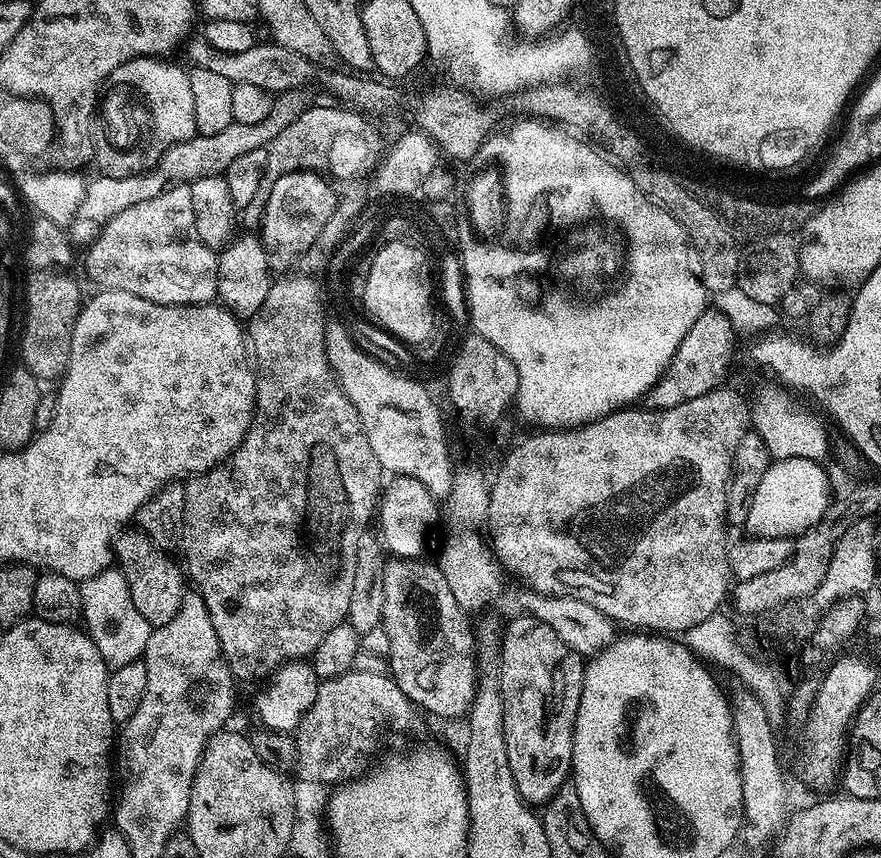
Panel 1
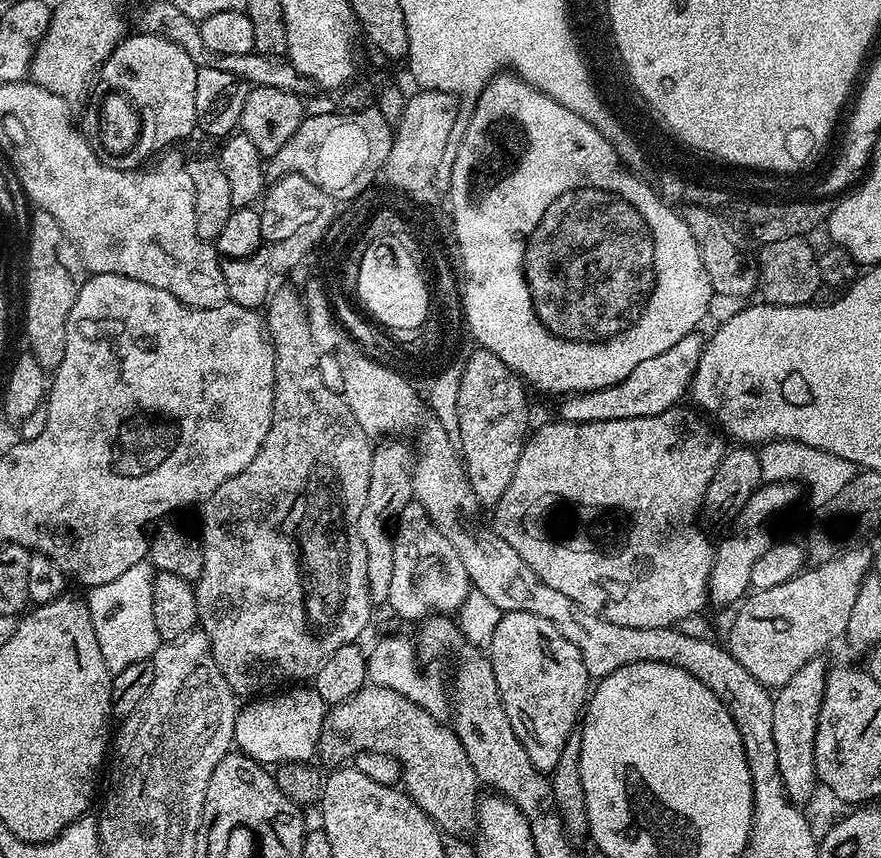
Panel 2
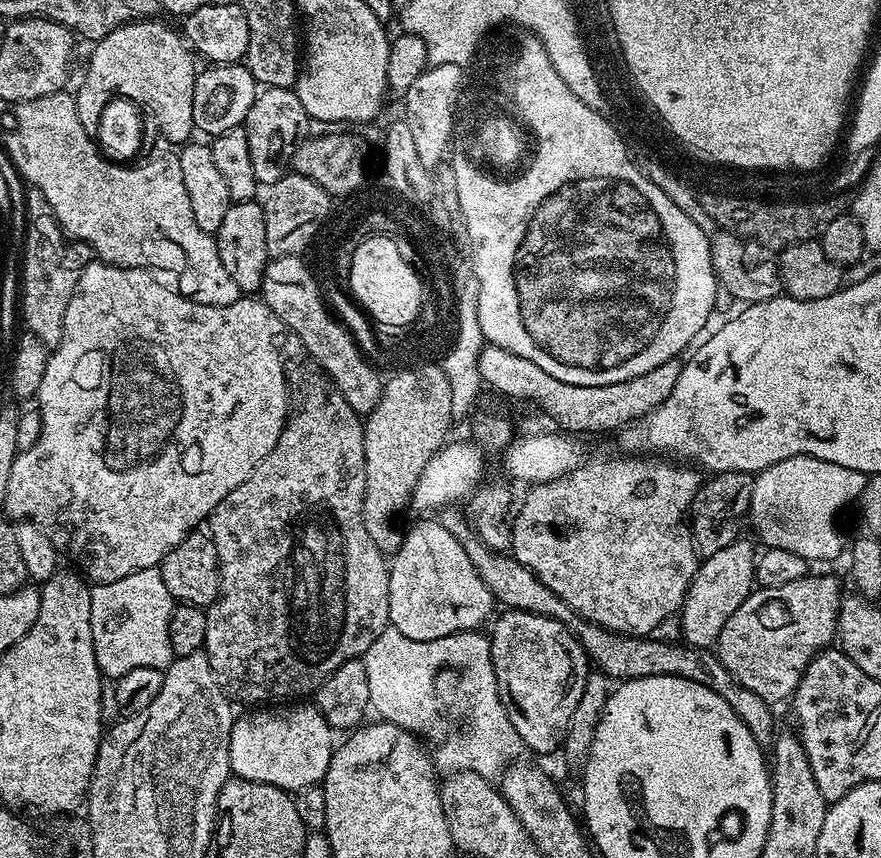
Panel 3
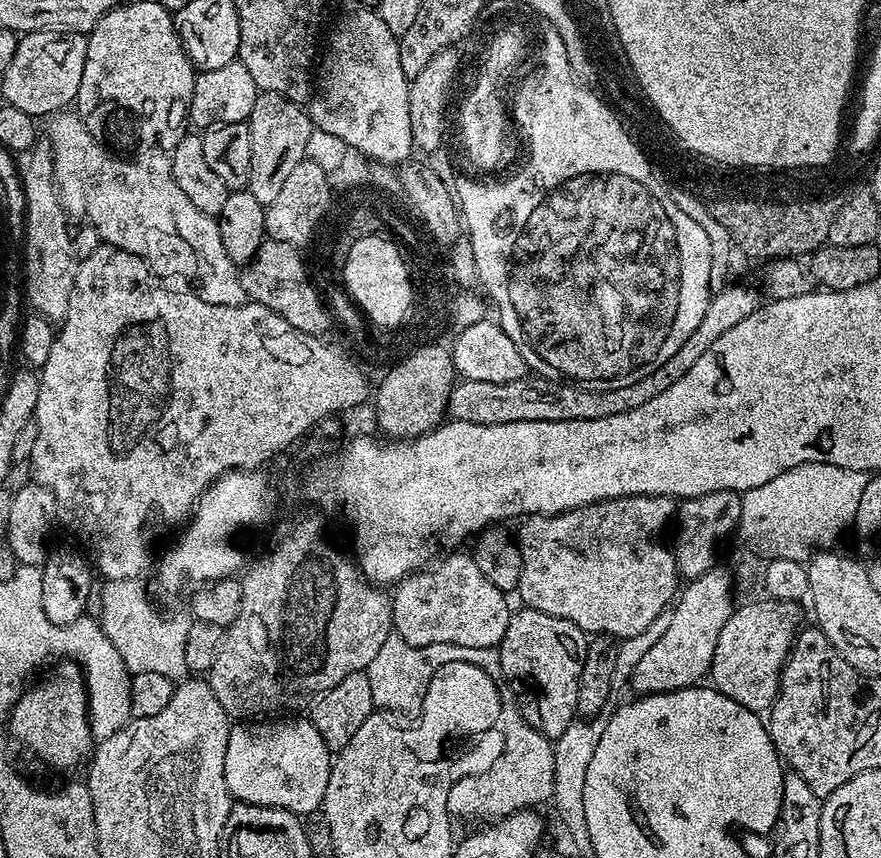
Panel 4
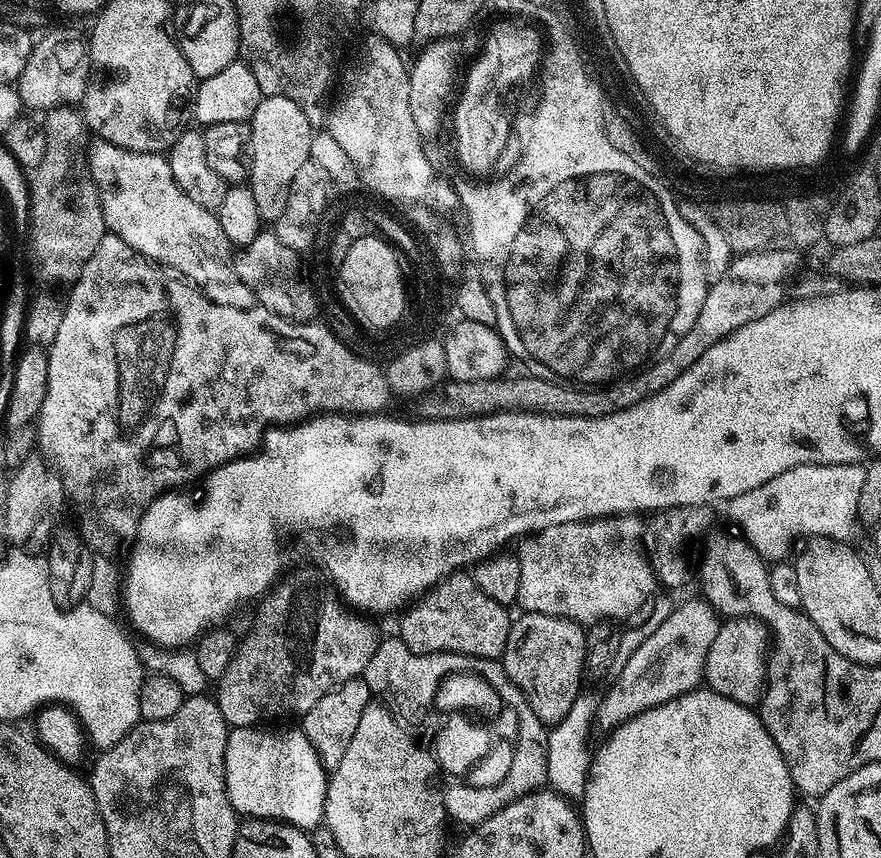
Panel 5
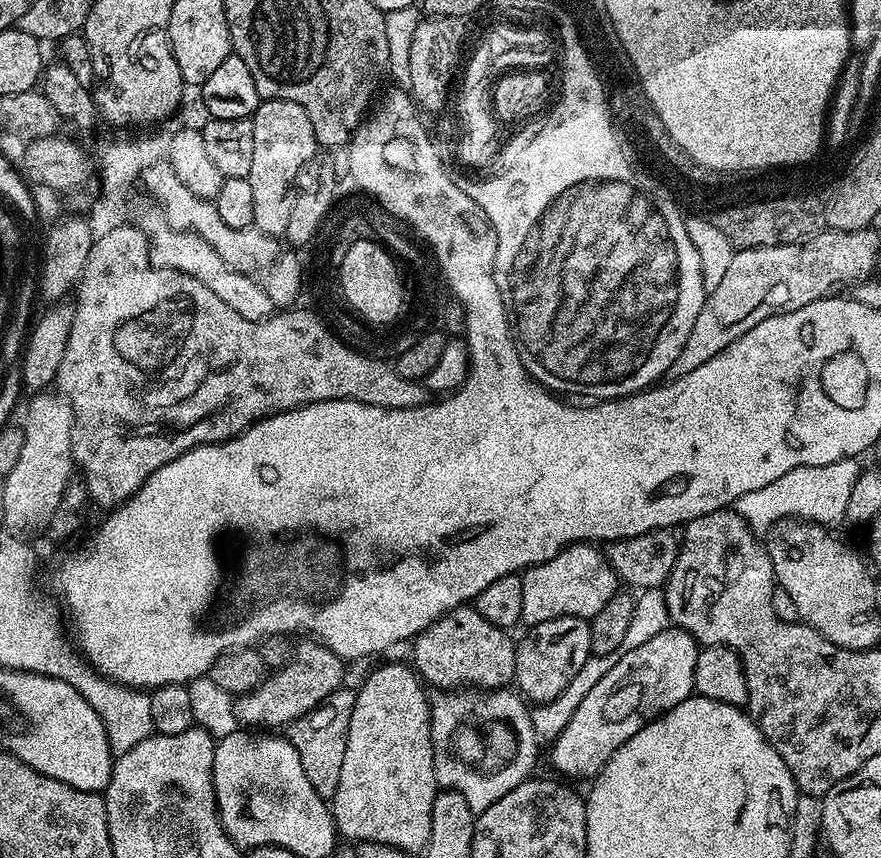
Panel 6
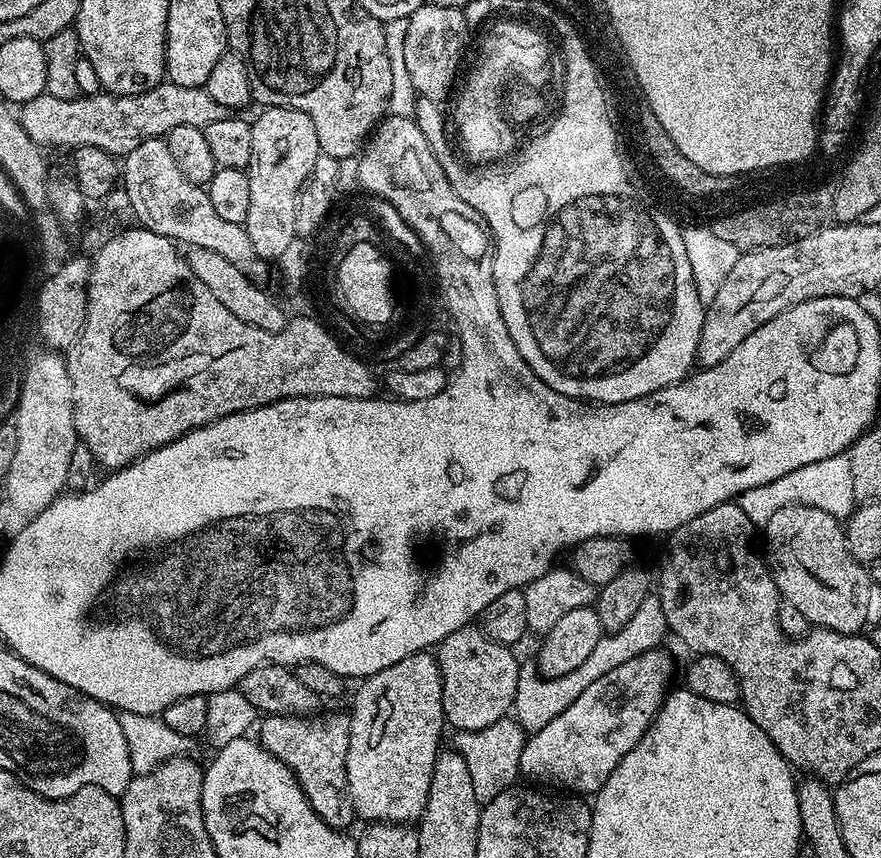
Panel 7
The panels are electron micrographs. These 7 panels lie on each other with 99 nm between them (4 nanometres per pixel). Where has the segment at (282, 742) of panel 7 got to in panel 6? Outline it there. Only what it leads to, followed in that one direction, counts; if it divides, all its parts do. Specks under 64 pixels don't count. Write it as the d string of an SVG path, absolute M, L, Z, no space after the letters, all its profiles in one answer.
M348 686L330 694L314 710L310 710L293 724L287 725L286 738L298 750L298 758L302 758L302 770L306 770L306 778L316 793L331 801L334 790L338 790L338 777L342 774L342 758L346 755L346 742L350 730L350 714L354 714L356 693Z

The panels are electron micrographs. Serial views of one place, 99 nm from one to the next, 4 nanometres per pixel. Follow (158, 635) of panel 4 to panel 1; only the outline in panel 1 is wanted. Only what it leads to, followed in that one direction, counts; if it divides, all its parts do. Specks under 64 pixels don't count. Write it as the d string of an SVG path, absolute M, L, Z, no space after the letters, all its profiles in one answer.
M113 566L92 579L81 581L80 604L85 627L109 671L121 669L143 657L152 627L134 606L129 583L120 569Z

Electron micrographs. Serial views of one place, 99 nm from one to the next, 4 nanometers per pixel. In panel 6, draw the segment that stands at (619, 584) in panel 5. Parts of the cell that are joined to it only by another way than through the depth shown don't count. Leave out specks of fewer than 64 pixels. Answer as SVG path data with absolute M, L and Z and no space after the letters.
M577 542L569 544L567 548L561 548L559 554L554 558L550 558L541 564L535 564L532 568L527 569L522 576L522 621L525 625L531 626L534 624L541 624L542 622L550 622L554 618L562 618L563 616L577 616L583 620L591 621L594 614L598 614L598 610L602 610L602 606L606 606L606 602L610 602L612 595L618 591L618 581L614 570L608 565L607 555L603 551L600 552L595 543L592 542Z

